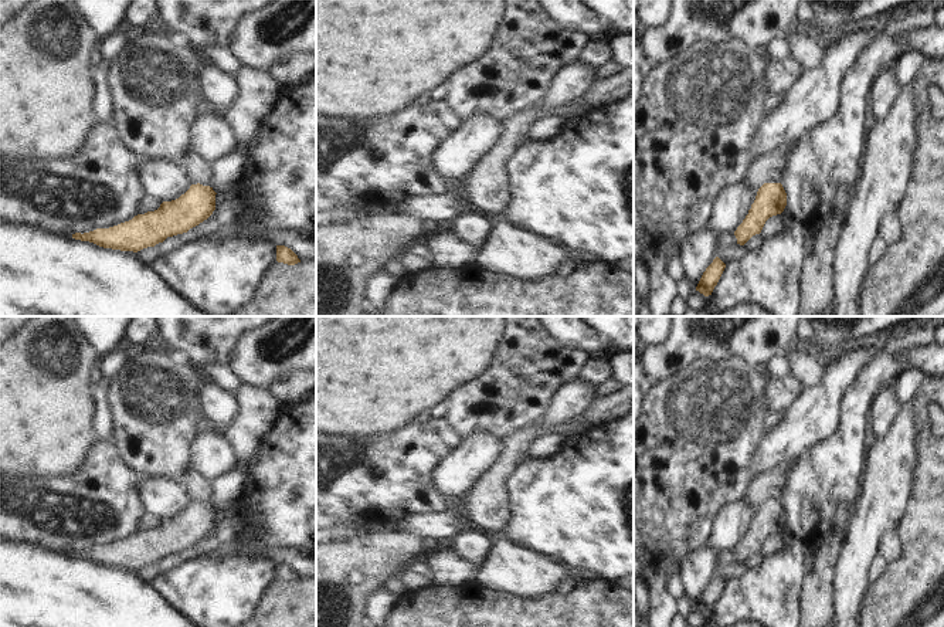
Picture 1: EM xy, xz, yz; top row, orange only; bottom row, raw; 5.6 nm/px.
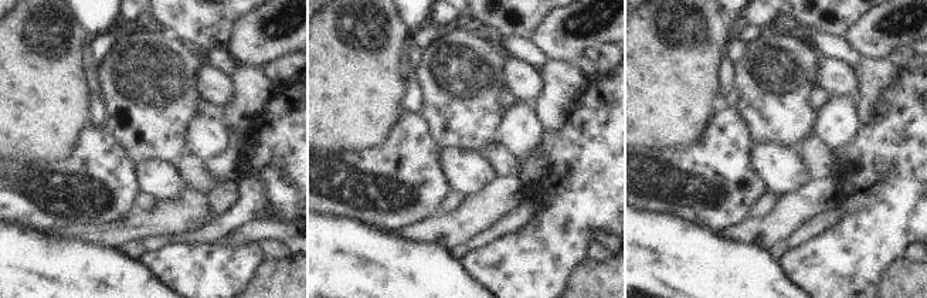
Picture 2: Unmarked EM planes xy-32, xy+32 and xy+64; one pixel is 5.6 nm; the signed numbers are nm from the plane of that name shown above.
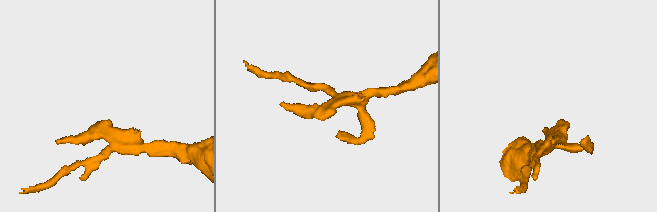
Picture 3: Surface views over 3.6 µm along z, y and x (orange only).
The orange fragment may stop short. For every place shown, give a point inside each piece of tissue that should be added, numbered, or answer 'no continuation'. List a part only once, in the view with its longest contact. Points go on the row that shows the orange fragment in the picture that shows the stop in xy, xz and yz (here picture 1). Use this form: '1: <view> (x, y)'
no continuation

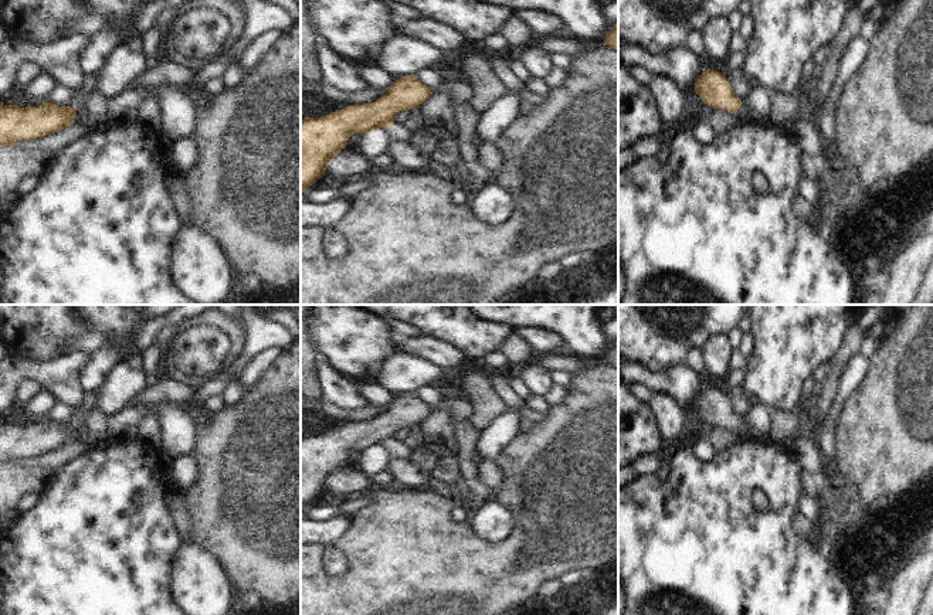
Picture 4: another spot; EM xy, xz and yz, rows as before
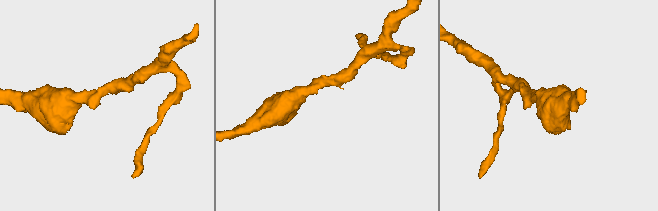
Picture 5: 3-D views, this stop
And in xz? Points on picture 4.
no continuation

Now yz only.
1: yz (742, 115)

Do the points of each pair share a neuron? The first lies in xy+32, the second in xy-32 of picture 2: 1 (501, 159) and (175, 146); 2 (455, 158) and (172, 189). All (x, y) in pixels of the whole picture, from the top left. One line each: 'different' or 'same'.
1: different
2: same

